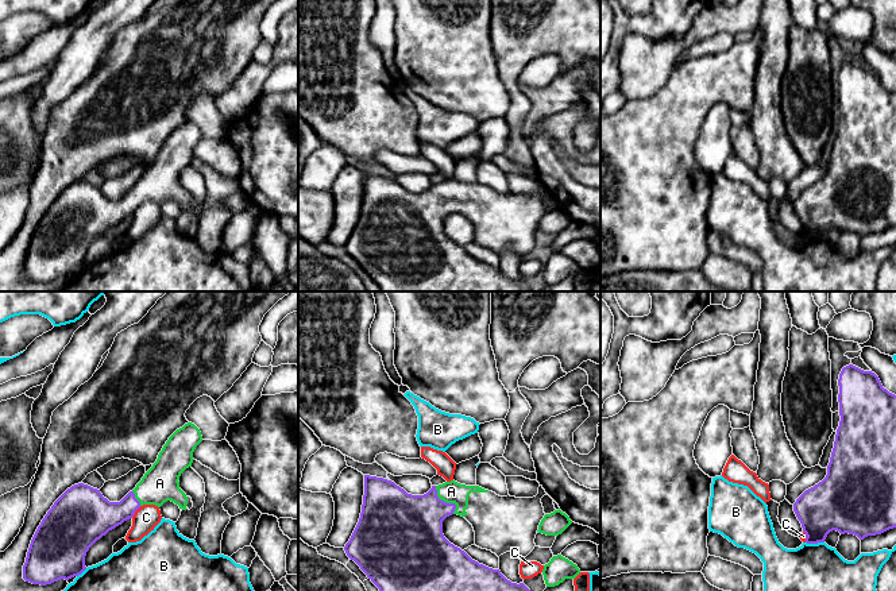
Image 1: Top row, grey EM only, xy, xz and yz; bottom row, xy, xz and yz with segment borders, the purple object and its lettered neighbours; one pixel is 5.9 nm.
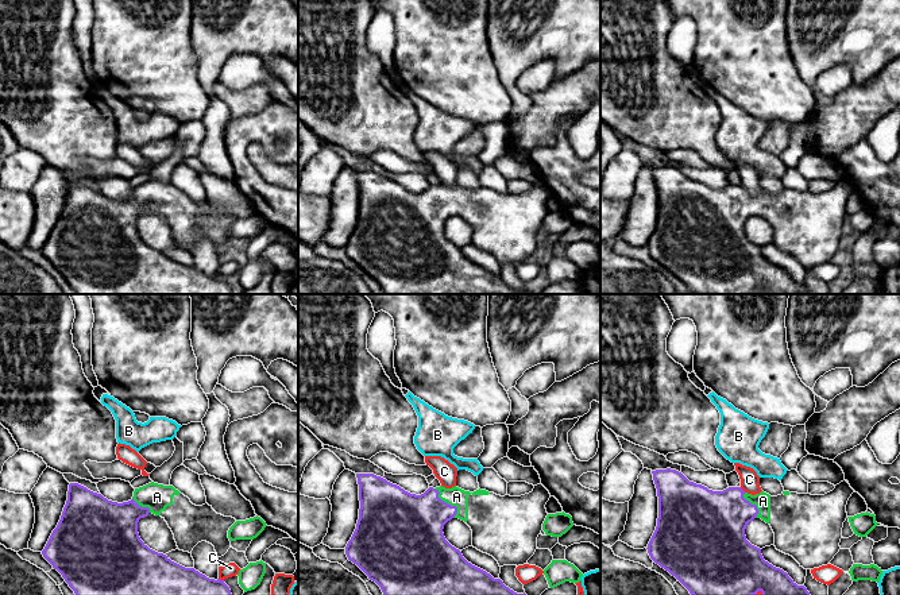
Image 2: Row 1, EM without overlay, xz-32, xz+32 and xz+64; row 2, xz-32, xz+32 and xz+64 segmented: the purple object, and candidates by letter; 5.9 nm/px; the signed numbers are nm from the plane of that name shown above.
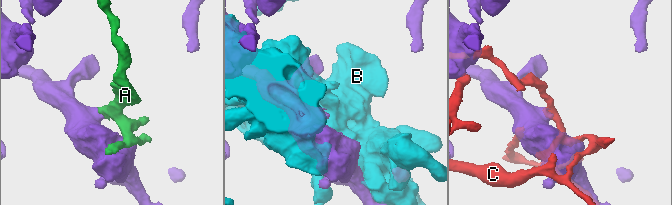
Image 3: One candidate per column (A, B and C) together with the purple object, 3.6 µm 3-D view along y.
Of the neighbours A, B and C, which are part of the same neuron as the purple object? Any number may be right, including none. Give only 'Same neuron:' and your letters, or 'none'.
Same neuron: A

